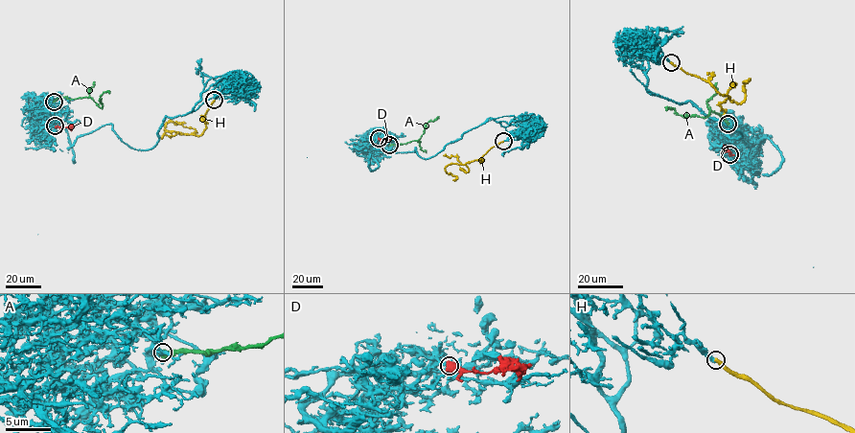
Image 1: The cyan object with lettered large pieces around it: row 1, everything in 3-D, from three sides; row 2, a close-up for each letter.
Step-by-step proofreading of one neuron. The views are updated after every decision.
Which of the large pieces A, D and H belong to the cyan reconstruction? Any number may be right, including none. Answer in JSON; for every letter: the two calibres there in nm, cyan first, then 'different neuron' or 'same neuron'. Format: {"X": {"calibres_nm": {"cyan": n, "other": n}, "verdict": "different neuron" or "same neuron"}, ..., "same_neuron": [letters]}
{"A": {"calibres_nm": {"cyan": 280, "other": 600}, "verdict": "different neuron"}, "D": {"calibres_nm": {"cyan": 200, "other": 650}, "verdict": "same neuron"}, "H": {"calibres_nm": {"cyan": 280, "other": 400}, "verdict": "different neuron"}, "same_neuron": ["D"]}

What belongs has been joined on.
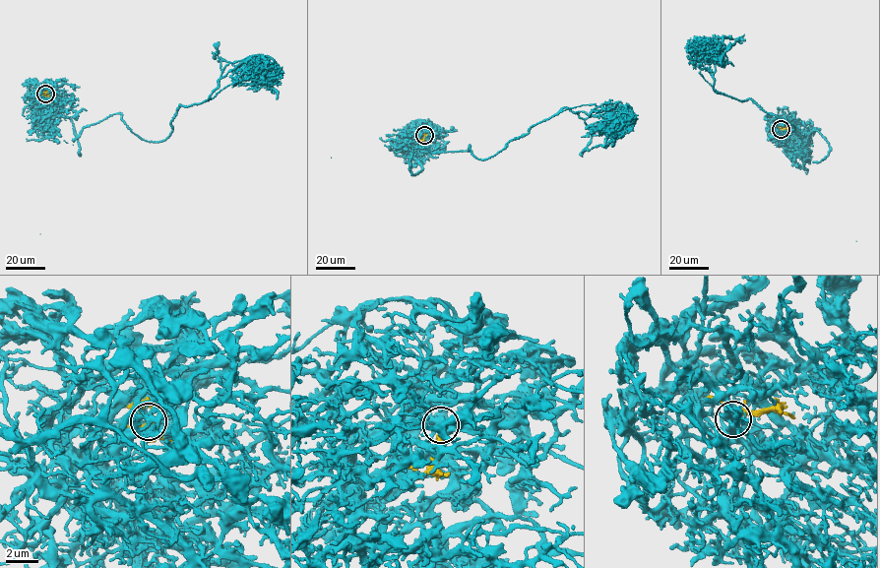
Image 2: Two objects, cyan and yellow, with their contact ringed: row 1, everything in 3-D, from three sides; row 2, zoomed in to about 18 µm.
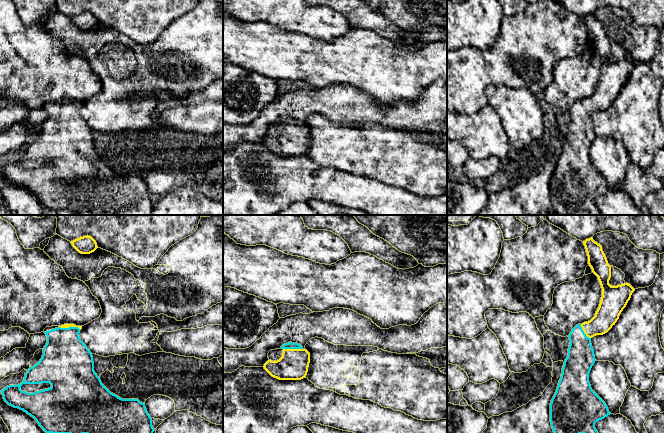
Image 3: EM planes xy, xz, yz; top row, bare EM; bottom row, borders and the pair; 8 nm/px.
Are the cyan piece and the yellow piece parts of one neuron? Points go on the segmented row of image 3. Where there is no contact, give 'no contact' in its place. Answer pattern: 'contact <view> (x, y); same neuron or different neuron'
contact xy (70, 327); same neuron

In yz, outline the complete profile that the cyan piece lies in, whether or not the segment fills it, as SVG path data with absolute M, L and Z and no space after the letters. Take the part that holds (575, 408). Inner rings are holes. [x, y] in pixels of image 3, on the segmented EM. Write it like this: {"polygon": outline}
{"polygon": "M592 237L583 244L588 264L600 282L602 297L595 316L576 325L568 336L568 356L550 403L550 422L554 433L598 433L595 423L611 414L589 382L589 373L596 361L591 338L607 333L615 325L635 291L628 283L611 286L611 266L602 246Z"}

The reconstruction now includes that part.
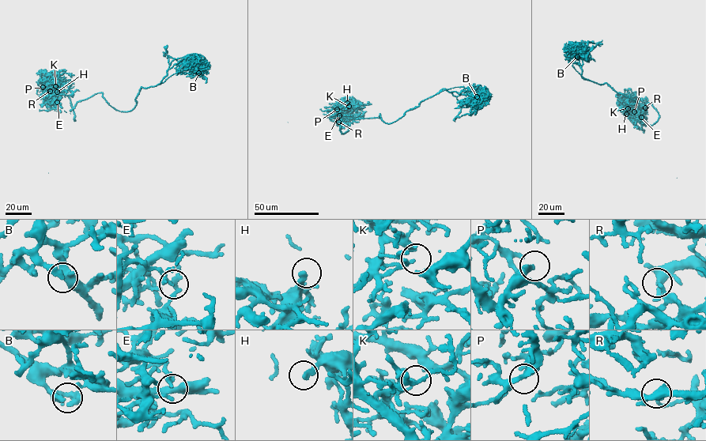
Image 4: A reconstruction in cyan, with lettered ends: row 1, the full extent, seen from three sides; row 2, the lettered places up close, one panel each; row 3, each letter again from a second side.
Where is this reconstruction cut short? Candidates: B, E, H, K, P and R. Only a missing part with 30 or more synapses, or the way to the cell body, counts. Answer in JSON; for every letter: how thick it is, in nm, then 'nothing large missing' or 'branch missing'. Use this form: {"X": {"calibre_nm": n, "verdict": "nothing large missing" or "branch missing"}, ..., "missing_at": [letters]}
{"B": {"calibre_nm": 280, "verdict": "nothing large missing"}, "E": {"calibre_nm": 170, "verdict": "nothing large missing"}, "H": {"calibre_nm": 260, "verdict": "branch missing"}, "K": {"calibre_nm": 110, "verdict": "branch missing"}, "P": {"calibre_nm": 160, "verdict": "branch missing"}, "R": {"calibre_nm": 150, "verdict": "nothing large missing"}, "missing_at": ["H", "K", "P"]}

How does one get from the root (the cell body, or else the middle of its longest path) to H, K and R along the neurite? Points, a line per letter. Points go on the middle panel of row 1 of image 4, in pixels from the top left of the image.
H: (383, 122), (379, 114), (342, 116), (343, 133), (349, 127), (337, 118), (338, 108), (347, 103)
K: (383, 122), (379, 114), (342, 116), (343, 133), (349, 130), (340, 107), (349, 106)
R: (383, 122), (379, 114), (380, 118), (357, 119), (342, 116), (340, 127), (343, 133), (348, 127), (338, 122)

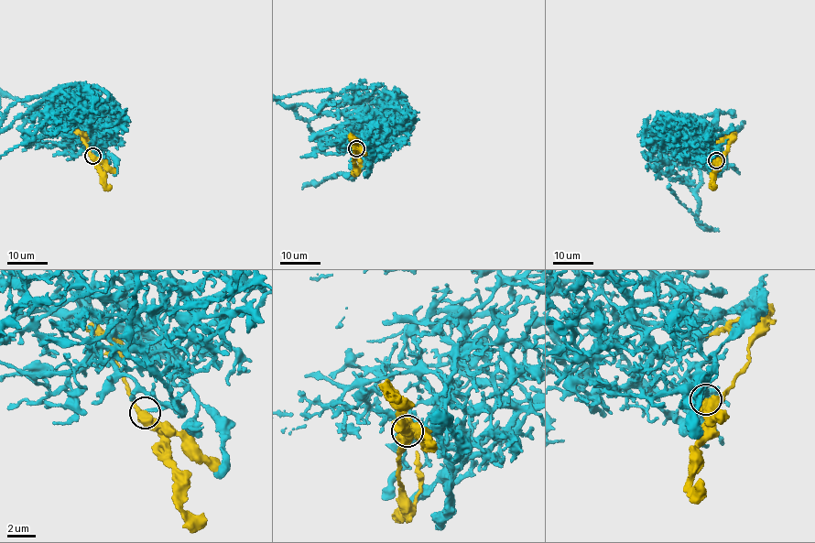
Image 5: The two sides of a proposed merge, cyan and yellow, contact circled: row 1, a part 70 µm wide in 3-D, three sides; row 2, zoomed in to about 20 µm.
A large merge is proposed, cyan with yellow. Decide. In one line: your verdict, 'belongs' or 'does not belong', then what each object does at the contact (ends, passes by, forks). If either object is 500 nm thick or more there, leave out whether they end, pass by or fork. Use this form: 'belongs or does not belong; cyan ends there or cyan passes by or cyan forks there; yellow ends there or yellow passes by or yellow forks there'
belongs

